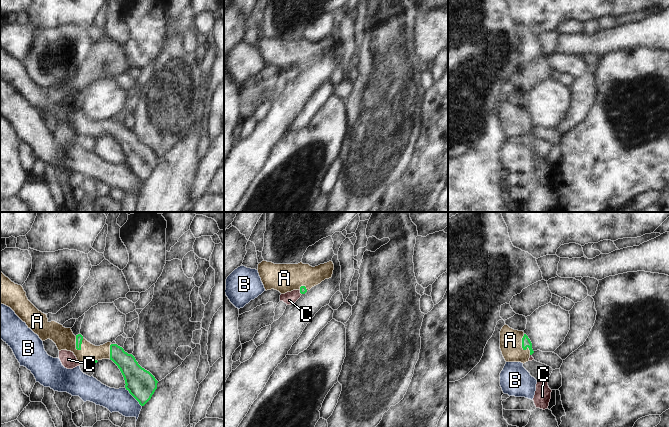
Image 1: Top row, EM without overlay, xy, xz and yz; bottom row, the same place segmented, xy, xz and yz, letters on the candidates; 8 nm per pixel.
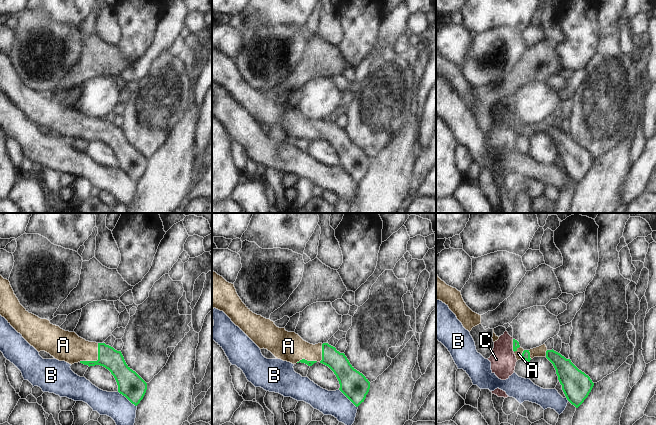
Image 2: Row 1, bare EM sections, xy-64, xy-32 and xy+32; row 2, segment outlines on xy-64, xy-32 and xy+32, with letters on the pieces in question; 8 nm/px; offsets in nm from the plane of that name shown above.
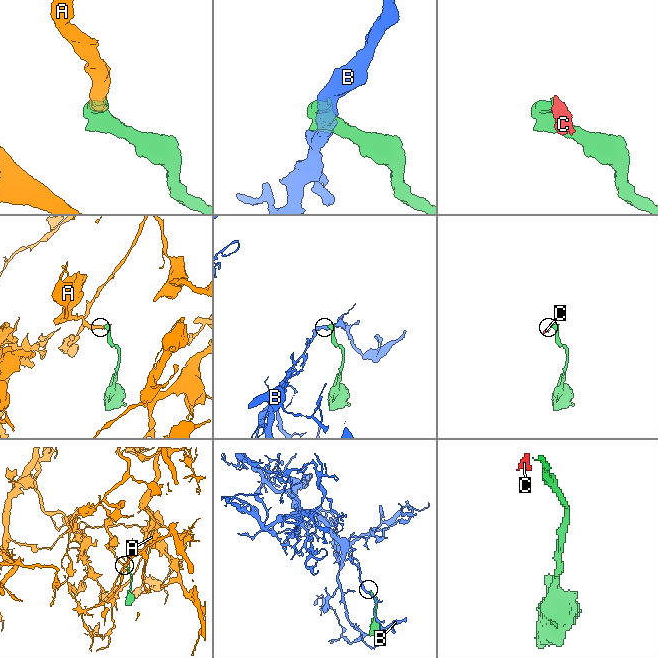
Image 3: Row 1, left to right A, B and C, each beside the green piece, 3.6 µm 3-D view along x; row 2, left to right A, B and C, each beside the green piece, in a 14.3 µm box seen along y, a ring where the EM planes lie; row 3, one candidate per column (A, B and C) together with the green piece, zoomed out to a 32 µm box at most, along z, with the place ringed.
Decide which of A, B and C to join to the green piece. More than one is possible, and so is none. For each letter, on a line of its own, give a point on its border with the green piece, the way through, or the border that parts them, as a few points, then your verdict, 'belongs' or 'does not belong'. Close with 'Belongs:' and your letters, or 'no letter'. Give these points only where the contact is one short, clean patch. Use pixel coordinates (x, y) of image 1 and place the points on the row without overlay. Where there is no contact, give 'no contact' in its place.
A: contact xy (76, 120); way xy (79, 113), (76, 120), (64, 114); belongs
B: contact xy (133, 172); border xy (125, 163), (141, 182); does not belong
C: contact xz (300, 68); border xz (299, 66), (301, 70); does not belong
Belongs: A

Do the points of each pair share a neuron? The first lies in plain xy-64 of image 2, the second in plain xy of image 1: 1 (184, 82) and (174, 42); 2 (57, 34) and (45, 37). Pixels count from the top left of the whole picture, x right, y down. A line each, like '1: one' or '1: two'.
1: one
2: one

